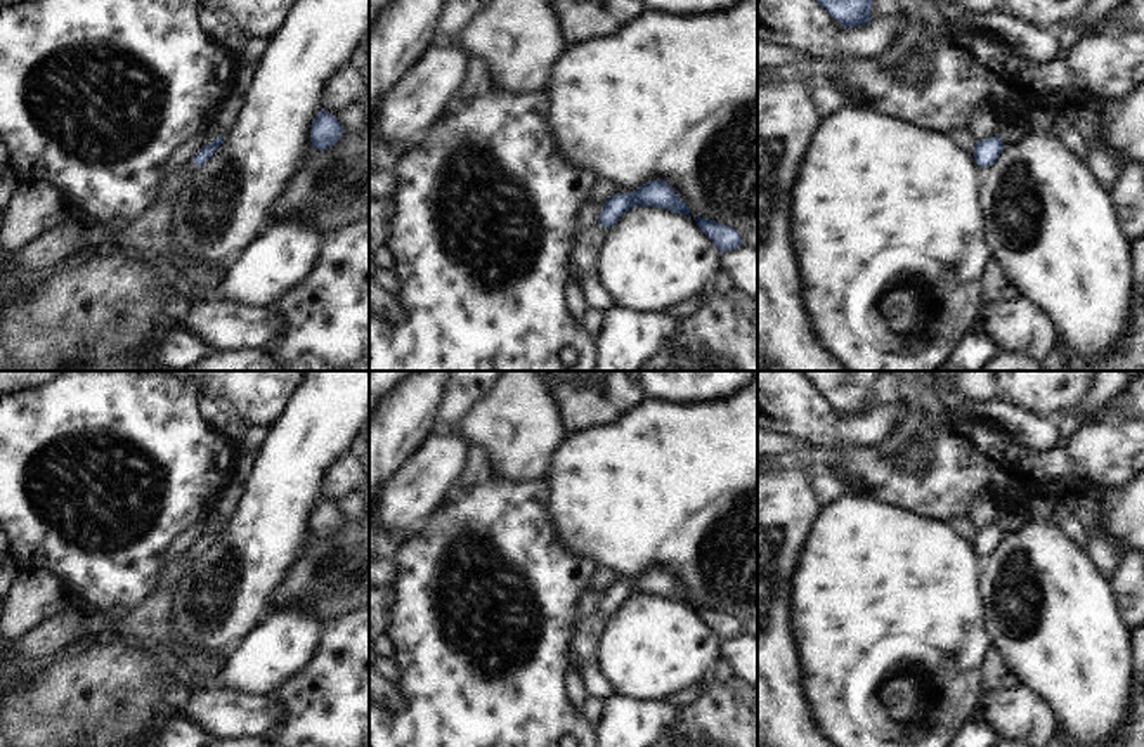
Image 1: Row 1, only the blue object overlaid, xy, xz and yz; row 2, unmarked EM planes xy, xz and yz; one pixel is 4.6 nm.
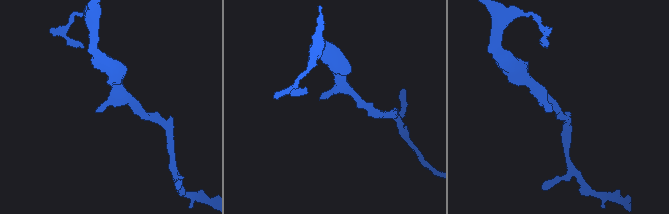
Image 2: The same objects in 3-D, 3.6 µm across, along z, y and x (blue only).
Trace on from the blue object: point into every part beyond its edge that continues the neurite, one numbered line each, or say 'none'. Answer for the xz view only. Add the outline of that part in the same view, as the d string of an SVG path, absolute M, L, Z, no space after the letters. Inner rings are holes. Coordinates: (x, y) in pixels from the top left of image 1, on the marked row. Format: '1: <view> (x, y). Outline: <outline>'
none.

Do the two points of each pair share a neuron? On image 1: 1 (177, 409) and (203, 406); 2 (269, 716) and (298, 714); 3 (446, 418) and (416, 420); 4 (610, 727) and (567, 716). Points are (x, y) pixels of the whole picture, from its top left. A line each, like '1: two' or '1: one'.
1: two
2: two
3: two
4: two

